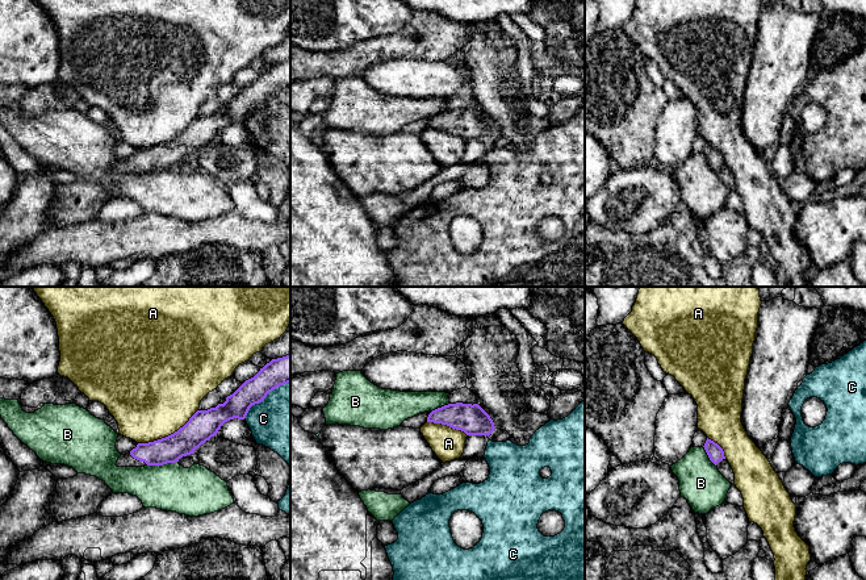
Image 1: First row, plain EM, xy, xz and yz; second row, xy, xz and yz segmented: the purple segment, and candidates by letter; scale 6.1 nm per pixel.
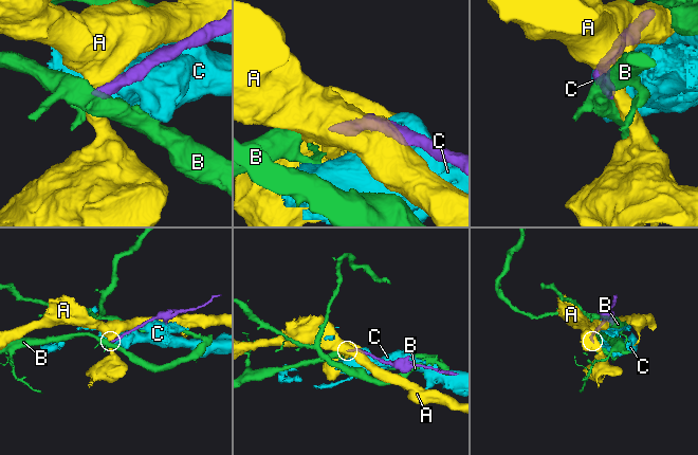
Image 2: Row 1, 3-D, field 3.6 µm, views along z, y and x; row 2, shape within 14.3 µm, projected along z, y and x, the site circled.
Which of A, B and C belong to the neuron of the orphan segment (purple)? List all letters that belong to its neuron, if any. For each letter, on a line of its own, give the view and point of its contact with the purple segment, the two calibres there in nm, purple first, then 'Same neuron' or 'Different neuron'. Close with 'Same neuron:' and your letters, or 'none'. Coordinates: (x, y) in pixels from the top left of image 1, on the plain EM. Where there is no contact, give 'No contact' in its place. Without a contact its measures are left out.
A: Touches purple at xy (168, 141). Thickness 180 nm (purple) against 500 nm. Different neuron
B: Touches purple at xy (162, 170). Thickness 160 nm (purple) against 300 nm. Different neuron
C: Touches purple at xy (264, 103). Thickness 170 nm (purple) against 400 nm. Different neuron
Same neuron: none

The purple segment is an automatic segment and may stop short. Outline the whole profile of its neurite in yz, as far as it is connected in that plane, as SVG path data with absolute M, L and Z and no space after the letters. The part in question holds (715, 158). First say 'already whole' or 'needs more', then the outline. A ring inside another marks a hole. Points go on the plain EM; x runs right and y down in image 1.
needs more; M708 145L704 149L704 155L710 163L710 166L718 172L719 178L731 188L735 188L735 179L724 162L723 154L715 149L714 146Z

